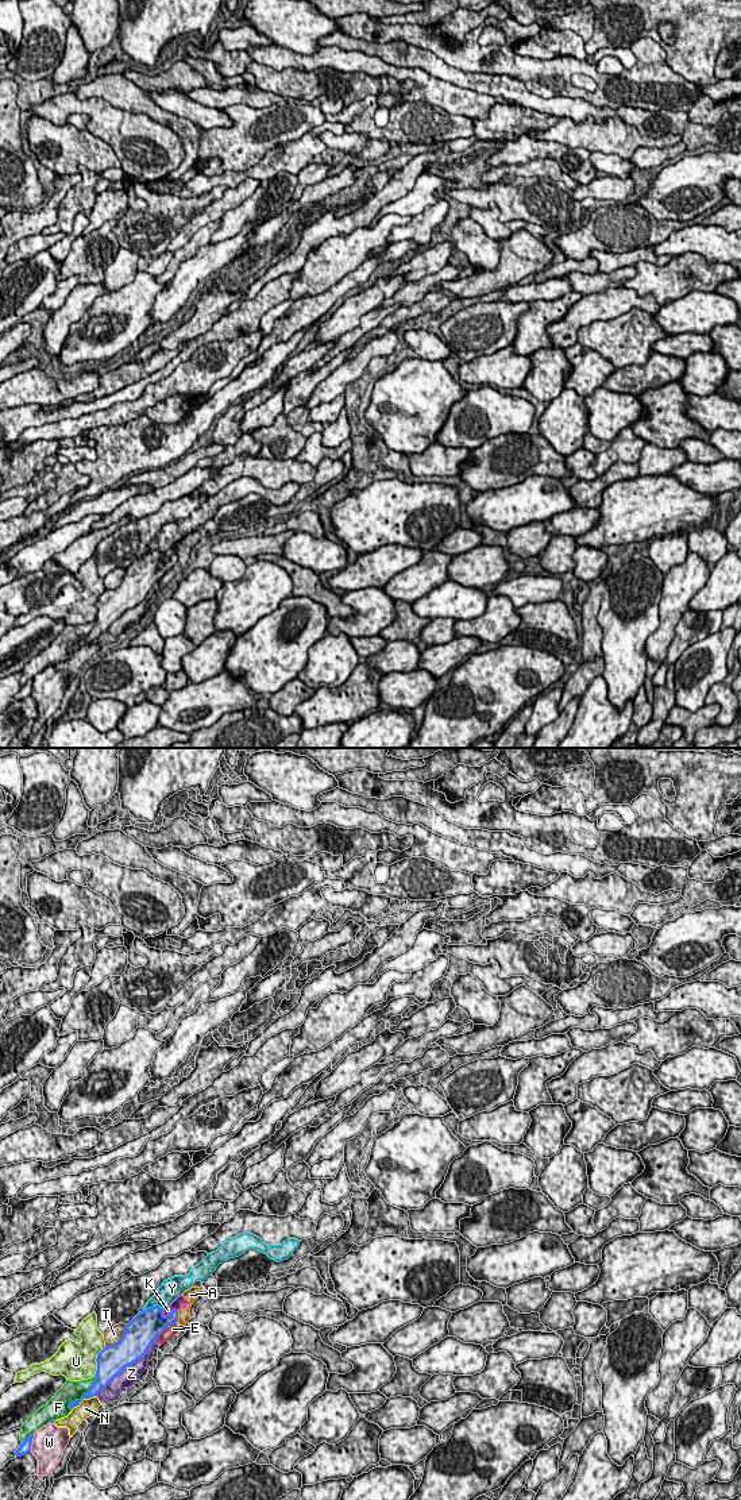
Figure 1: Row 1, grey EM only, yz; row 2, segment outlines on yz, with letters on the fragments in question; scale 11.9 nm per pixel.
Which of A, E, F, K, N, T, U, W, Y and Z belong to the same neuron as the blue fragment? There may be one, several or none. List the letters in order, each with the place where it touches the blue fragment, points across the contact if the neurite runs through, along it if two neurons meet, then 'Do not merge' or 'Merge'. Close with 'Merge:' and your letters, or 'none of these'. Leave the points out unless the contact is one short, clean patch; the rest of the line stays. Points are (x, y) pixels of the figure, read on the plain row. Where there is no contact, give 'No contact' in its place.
A: Touches blue at yz (177, 560). Boundary: yz (177, 555), (178, 565). Do not merge
E: Touches blue at yz (162, 575). Boundary: yz (168, 570), (157, 581). Do not merge
F: Touches blue at yz (83, 640). Do not merge
K: Touches blue at yz (170, 556). Do not merge
N: Touches blue at yz (84, 641). Do not merge
T: Touches blue at yz (120, 583). Do not merge
U: Touches blue at yz (96, 605). Do not merge
W: Touches blue at yz (31, 686). Do not merge
Y: Touches blue at yz (153, 551). Do not merge
Z: Touches blue at yz (128, 608). Do not merge
Merge: none of these

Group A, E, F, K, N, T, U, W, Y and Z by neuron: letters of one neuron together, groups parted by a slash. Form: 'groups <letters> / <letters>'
groups A E K / F / N Z / T / U / W / Y

